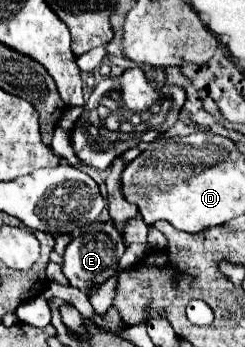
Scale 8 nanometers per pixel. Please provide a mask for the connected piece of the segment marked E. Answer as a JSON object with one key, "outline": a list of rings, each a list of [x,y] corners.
{"outline":[[[90,223],[66,247],[66,253],[63,255],[62,273],[66,275],[66,279],[72,287],[84,291],[92,285],[98,285],[98,283],[104,283],[106,279],[110,279],[110,275],[118,267],[120,257],[124,255],[124,249],[126,249],[124,237],[116,231],[114,225],[110,225],[110,223]]]}

